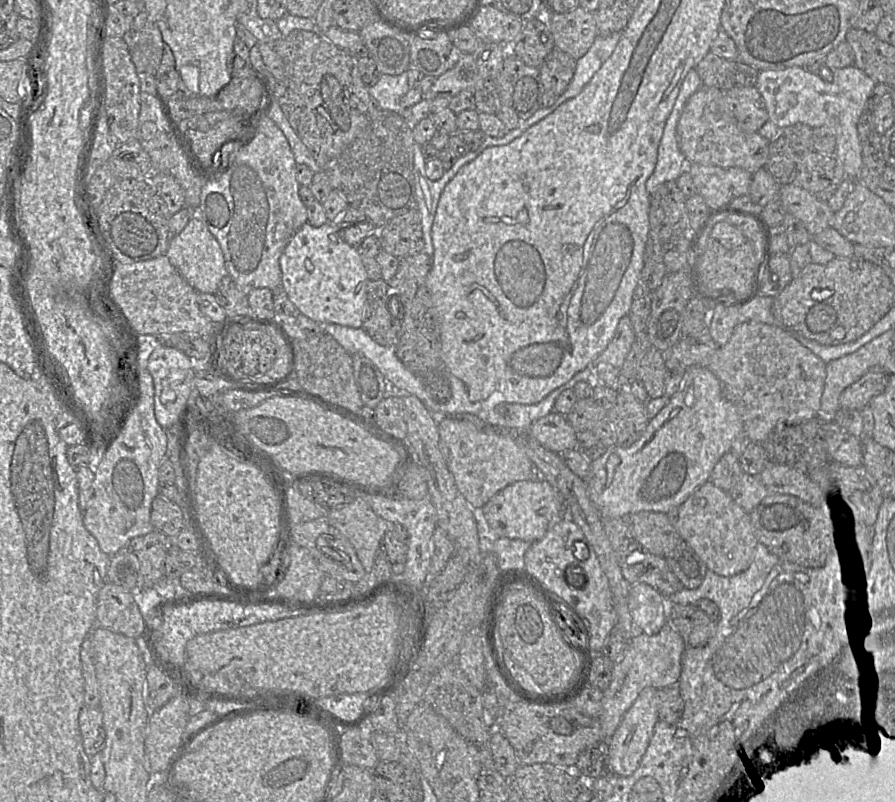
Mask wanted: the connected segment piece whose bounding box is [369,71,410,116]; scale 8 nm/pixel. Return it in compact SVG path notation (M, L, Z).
M407 71L396 76L381 74L378 82L369 88L369 94L382 110L390 110L402 116L401 98L410 90Z

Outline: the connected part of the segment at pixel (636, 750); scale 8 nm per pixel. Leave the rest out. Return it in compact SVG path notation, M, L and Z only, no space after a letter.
M653 687L644 688L624 714L613 735L607 741L601 742L605 750L606 772L629 776L638 767L651 740L654 725L659 720L656 706L656 690Z

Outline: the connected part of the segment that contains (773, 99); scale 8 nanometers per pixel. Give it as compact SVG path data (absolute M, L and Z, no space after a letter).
M856 66L832 68L833 80L826 82L819 76L808 72L805 67L790 67L781 70L759 71L755 88L760 92L769 115L769 120L784 129L795 124L806 124L811 128L827 126L835 131L835 156L841 162L846 177L850 180L860 180L862 177L862 142L858 133L858 121L867 108L867 100L876 83Z

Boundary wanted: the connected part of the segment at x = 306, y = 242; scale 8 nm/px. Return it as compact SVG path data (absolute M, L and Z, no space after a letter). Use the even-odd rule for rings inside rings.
M306 222L291 238L279 258L282 288L298 312L323 324L361 328L365 319L367 286L369 279L358 250L347 244L339 235L336 222L313 227Z

